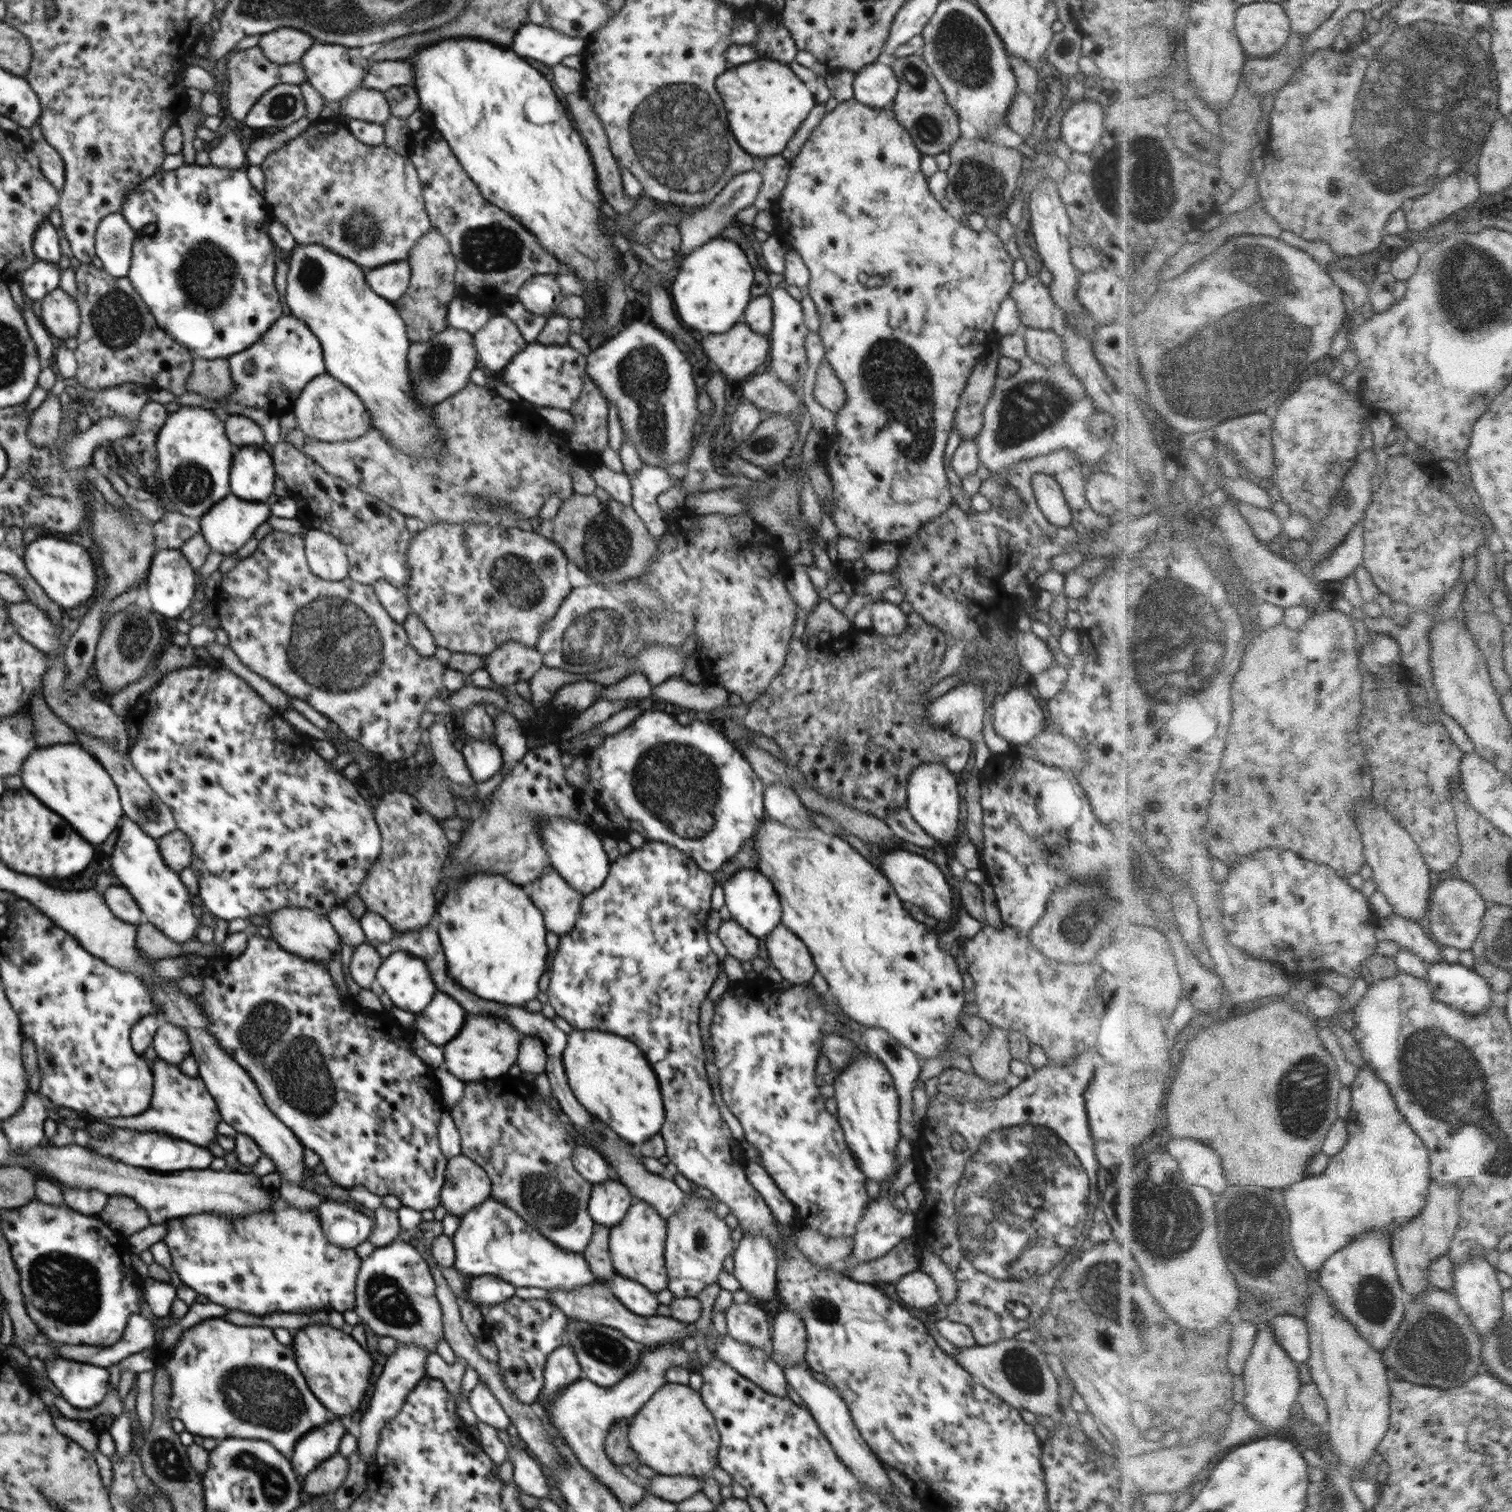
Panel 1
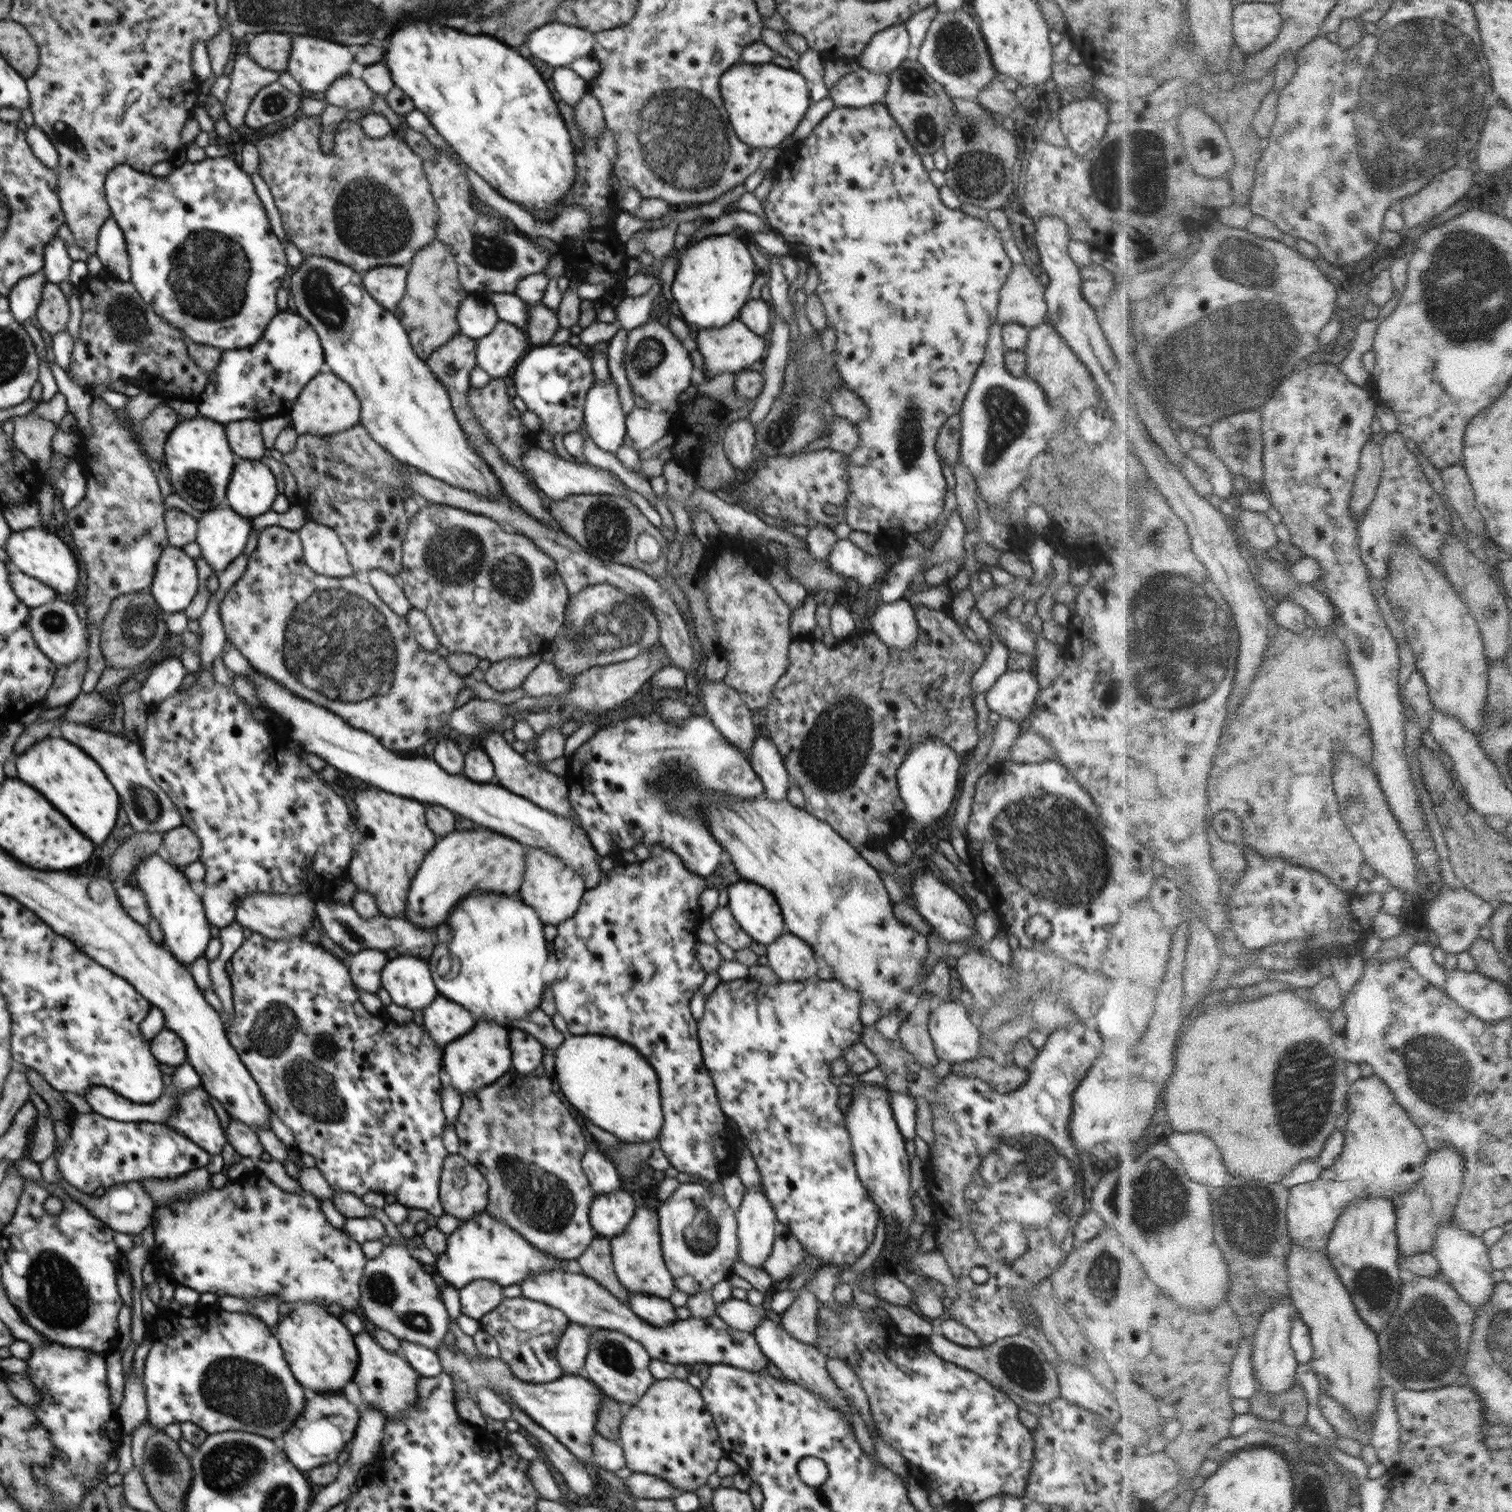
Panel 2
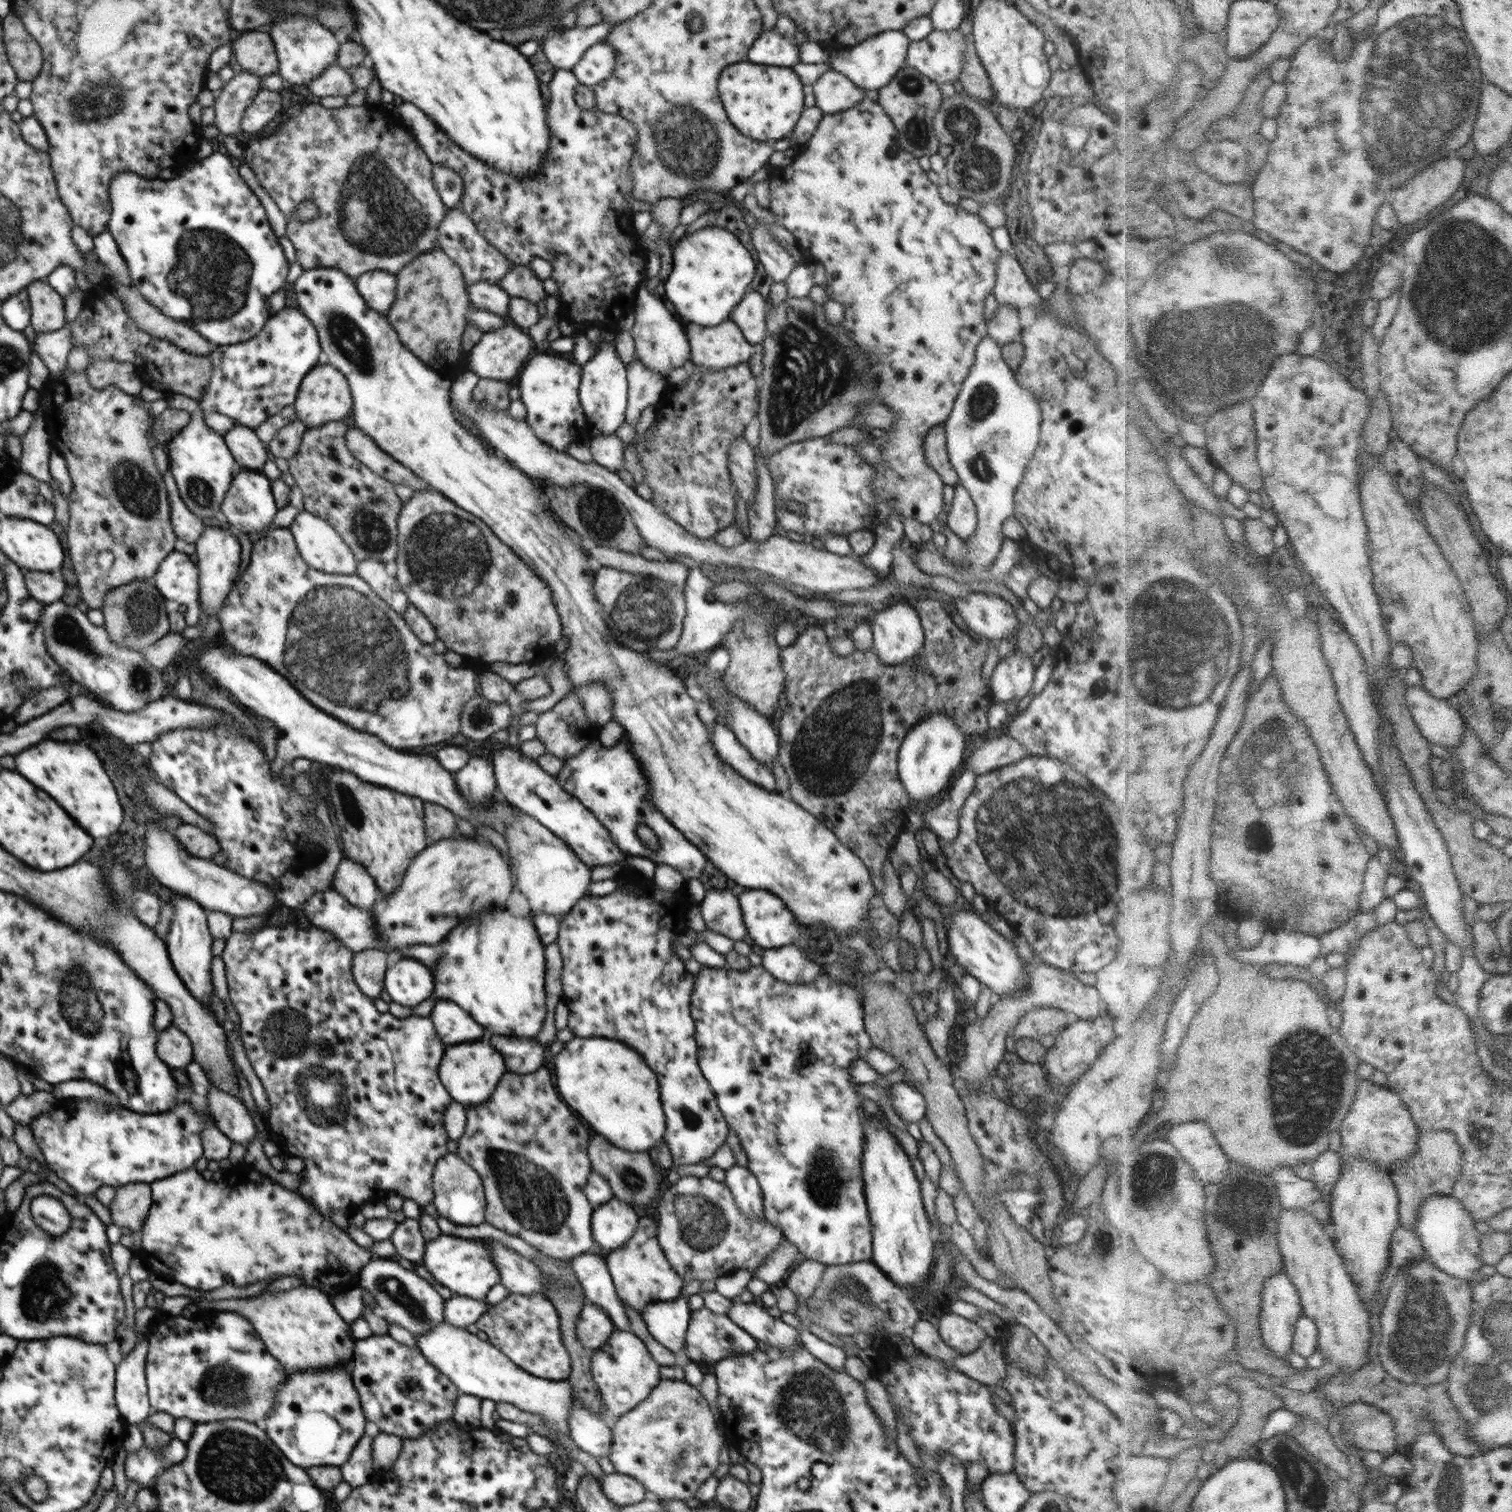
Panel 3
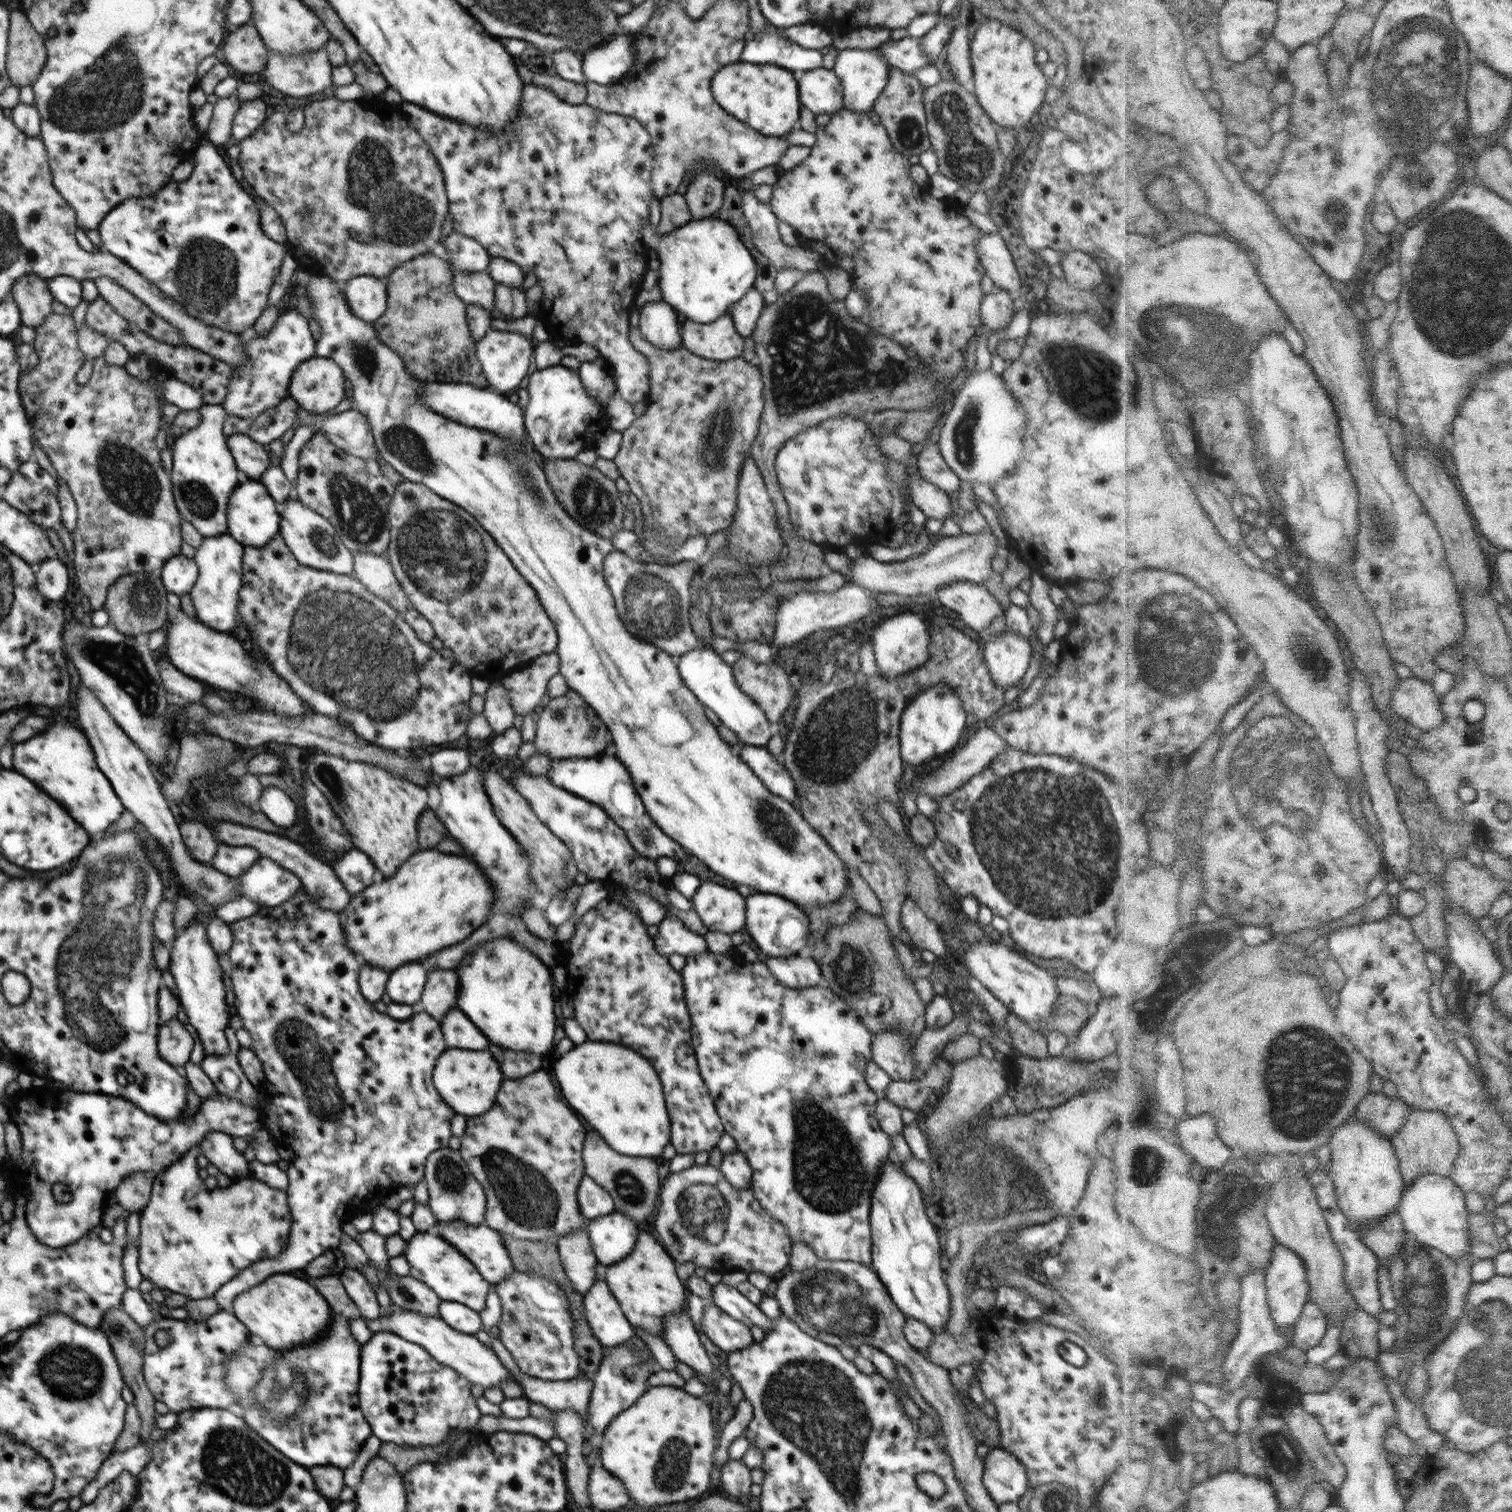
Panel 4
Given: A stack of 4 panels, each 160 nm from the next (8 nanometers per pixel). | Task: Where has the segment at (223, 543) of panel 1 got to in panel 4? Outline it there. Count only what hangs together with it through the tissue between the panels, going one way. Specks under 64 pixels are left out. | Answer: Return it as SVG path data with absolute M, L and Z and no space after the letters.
M228 534L218 535L215 537L203 537L202 544L196 549L195 556L193 558L199 568L197 581L195 582L192 591L189 593L196 609L196 616L200 622L204 623L212 630L226 633L232 637L240 638L240 640L245 635L245 631L241 629L239 624L237 611L240 588L242 588L243 584L244 547L245 546L243 544L240 544L240 542Z

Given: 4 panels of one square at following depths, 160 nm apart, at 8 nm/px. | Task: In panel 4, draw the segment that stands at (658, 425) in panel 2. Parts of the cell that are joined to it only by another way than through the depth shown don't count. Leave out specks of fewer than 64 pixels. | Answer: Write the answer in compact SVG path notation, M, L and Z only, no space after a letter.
M534 84L524 85L520 115L517 116L517 120L513 120L513 128L507 134L497 134L497 136L489 136L485 130L476 130L467 122L458 122L447 116L436 115L408 101L403 100L400 104L402 104L402 110L404 110L409 121L429 146L441 168L445 180L445 191L449 200L449 213L454 218L453 230L476 239L491 256L498 256L515 262L524 274L534 272L538 277L537 283L542 286L544 293L535 319L541 321L546 327L549 341L553 344L557 342L564 342L567 345L590 344L601 356L607 358L607 362L616 376L614 380L616 380L617 394L632 405L638 404L642 400L647 401L648 393L650 393L649 364L644 358L644 354L640 354L629 340L629 331L631 330L629 317L634 308L636 294L642 286L642 275L649 256L649 247L642 240L642 228L650 224L650 203L654 199L658 200L651 187L651 170L654 158L652 138L644 126L631 117L606 113L584 103L572 105L564 102L556 91Z

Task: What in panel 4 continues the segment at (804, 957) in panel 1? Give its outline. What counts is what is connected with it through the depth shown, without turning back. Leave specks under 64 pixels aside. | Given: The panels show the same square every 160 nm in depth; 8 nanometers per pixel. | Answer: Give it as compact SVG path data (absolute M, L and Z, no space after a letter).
M780 956L768 958L766 964L778 982L793 989L816 987L824 983L820 966L810 958Z

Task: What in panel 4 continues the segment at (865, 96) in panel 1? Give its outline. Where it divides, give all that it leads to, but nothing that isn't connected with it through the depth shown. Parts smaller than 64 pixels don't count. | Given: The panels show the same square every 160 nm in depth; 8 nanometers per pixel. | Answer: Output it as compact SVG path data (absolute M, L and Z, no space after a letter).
M833 69L804 71L798 86L801 104L814 115L829 117L843 108L843 86Z

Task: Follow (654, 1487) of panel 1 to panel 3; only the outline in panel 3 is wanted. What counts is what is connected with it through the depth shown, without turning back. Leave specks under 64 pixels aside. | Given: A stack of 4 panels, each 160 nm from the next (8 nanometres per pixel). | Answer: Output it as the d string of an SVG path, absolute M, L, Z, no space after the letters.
M616 1472L605 1474L603 1478L598 1479L598 1482L610 1502L617 1504L618 1507L642 1502L645 1497L649 1496L641 1482L625 1474Z

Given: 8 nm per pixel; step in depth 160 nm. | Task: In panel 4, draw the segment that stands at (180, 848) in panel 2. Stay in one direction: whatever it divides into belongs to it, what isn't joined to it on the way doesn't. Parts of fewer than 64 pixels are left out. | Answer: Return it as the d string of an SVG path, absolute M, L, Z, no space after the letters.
M186 818L179 825L179 832L190 858L196 862L210 864L216 855L218 841L207 826L197 820Z

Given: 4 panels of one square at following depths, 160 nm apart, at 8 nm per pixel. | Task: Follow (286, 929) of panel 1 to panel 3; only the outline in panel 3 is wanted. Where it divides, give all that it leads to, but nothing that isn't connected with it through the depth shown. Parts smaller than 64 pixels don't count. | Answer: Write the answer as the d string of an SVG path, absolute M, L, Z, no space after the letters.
M161 822L146 823L145 866L164 886L199 902L206 911L220 911L231 917L246 918L265 914L269 918L282 904L276 893L263 883L240 876L210 859L192 857Z

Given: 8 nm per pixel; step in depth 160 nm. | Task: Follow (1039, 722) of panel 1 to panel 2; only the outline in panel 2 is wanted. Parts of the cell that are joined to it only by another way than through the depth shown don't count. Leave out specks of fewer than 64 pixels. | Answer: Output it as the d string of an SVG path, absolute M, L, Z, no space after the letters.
M1008 670L986 691L985 699L992 712L1019 723L1031 716L1040 691L1029 670Z

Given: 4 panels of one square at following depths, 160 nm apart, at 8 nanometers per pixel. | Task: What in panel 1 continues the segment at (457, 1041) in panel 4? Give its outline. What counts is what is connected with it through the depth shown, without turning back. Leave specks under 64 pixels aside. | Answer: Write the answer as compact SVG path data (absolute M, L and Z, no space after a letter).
M437 992L430 1004L420 1013L415 1013L412 1030L419 1030L430 1044L443 1047L450 1042L464 1024L466 1010L446 994Z

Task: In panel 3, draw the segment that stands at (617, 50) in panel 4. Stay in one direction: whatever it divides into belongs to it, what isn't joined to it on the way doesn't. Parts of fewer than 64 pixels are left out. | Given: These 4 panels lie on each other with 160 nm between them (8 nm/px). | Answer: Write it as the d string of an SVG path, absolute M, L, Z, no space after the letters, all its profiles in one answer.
M600 41L586 50L585 55L571 71L579 84L592 87L606 80L615 70L615 64L615 50L605 41Z

